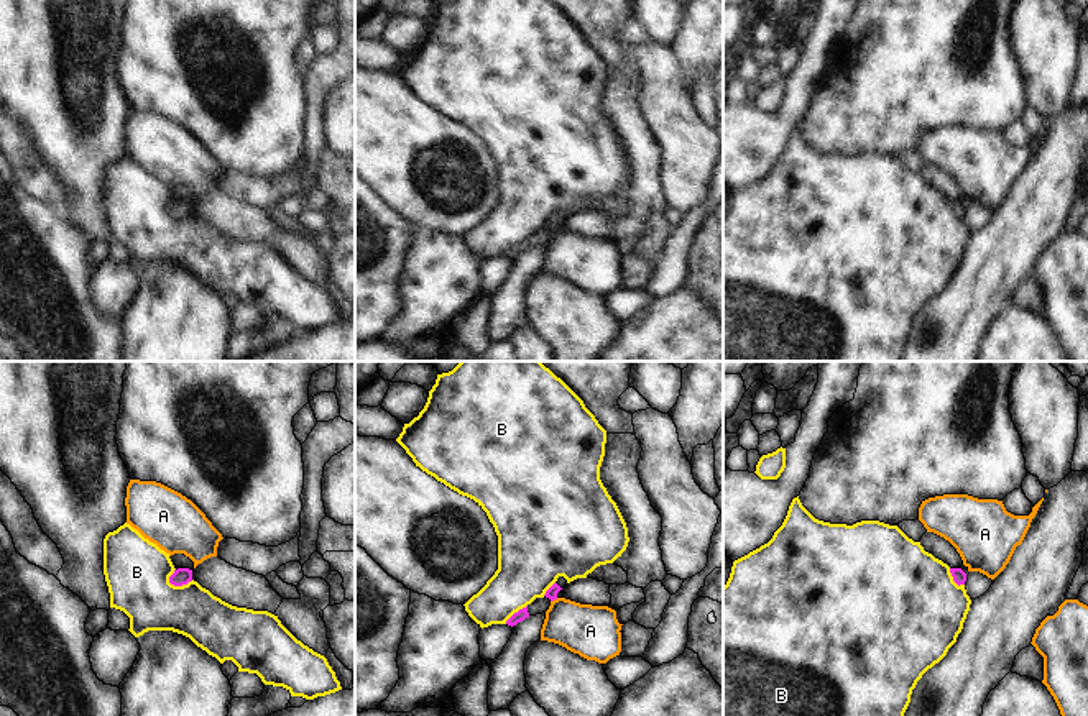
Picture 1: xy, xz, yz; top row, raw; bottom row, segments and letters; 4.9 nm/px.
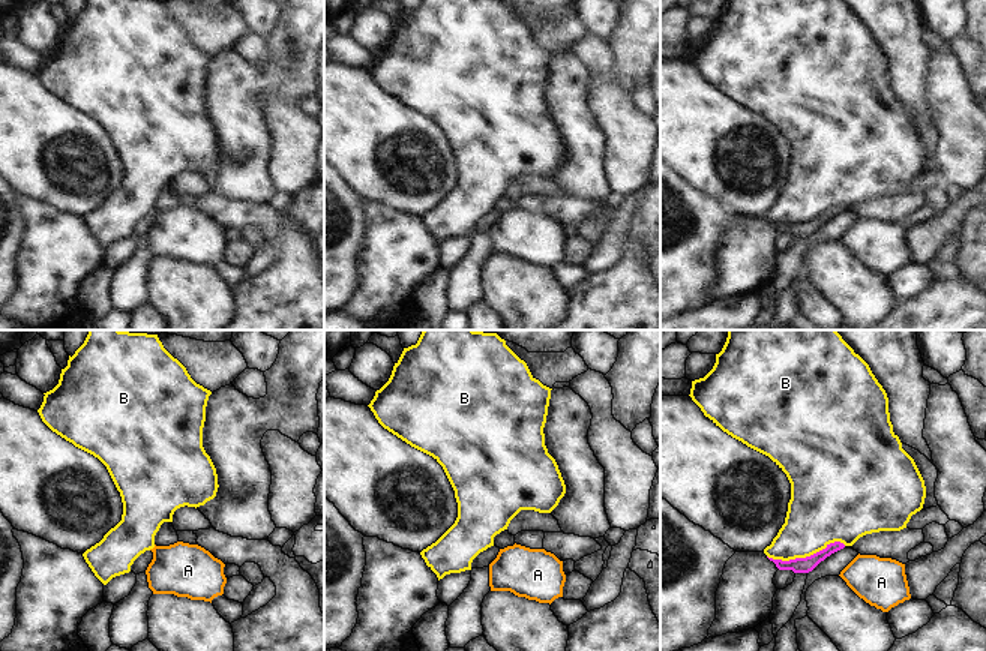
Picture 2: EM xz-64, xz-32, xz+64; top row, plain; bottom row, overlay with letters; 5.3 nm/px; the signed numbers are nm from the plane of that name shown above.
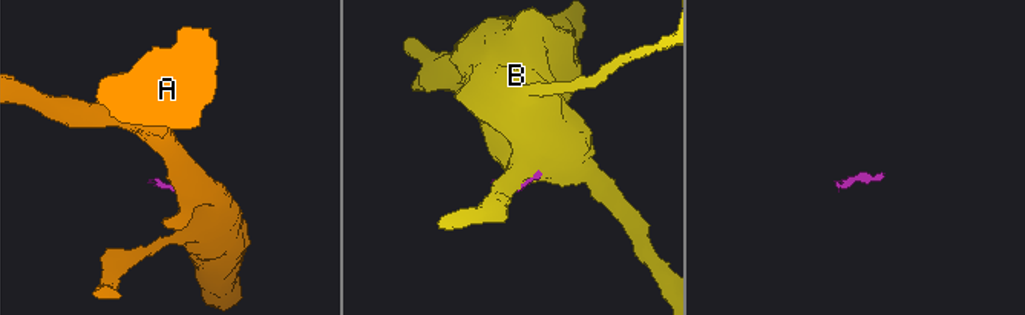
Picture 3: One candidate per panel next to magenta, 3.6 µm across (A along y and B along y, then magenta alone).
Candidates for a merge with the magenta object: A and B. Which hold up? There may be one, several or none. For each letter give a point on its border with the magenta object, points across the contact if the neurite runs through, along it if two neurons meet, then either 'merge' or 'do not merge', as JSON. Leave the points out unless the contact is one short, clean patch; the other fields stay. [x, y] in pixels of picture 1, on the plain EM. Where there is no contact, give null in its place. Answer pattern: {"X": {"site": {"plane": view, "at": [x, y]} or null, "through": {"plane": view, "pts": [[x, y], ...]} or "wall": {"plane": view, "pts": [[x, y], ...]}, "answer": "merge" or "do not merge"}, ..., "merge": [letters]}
{"A": {"site": {"plane": "xz", "at": [554, 230]}, "wall": {"plane": "xz", "pts": [[557, 230], [551, 234]]}, "answer": "do not merge"}, "B": {"site": {"plane": "xy", "at": [179, 217]}, "answer": "do not merge"}, "merge": []}

